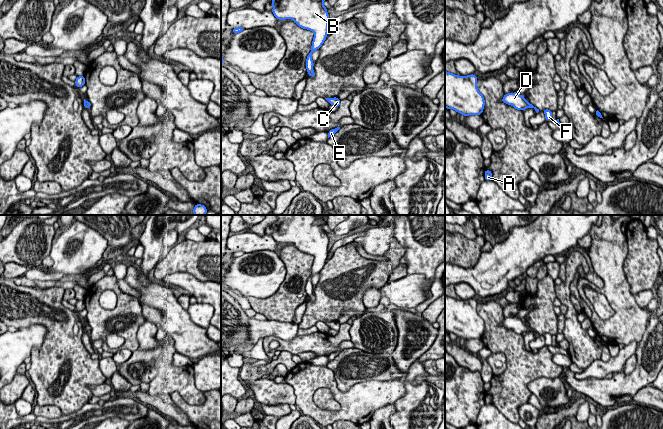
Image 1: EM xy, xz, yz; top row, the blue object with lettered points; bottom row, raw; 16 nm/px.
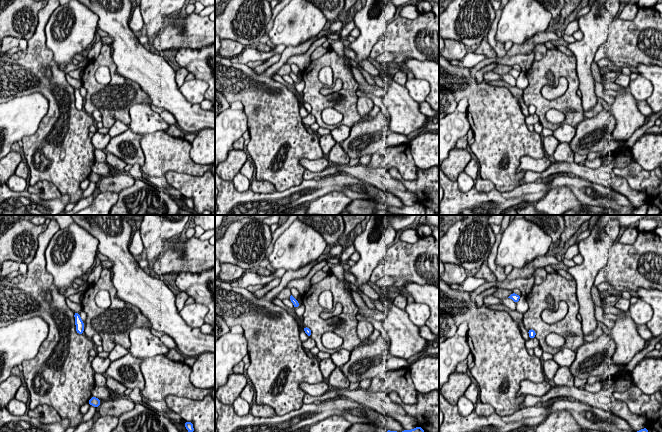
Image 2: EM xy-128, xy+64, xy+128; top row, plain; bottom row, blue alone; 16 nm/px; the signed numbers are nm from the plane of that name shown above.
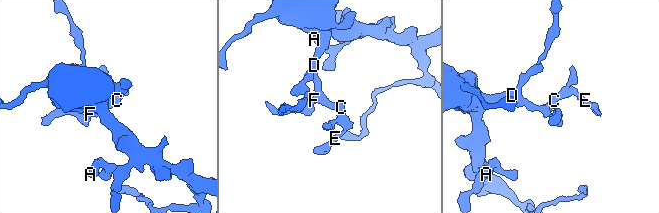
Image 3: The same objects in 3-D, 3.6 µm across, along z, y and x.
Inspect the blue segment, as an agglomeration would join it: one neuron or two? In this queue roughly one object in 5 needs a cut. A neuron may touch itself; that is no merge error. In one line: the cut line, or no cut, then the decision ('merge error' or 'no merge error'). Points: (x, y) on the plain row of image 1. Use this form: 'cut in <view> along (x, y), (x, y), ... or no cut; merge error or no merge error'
no cut; no merge error

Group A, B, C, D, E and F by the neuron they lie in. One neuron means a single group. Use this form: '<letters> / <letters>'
A B C D E F

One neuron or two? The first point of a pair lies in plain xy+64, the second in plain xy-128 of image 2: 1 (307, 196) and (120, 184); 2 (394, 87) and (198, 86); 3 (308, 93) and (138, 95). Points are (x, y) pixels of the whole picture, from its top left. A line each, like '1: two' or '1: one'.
1: one
2: two
3: one

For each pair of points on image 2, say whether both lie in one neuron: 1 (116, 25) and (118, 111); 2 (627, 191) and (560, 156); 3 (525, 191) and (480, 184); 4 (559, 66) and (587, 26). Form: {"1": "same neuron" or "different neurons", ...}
{"1": "different neurons", "2": "different neurons", "3": "different neurons", "4": "different neurons"}

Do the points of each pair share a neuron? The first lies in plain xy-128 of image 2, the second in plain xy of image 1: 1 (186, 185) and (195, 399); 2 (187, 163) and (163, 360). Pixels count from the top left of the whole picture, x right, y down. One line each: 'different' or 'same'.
1: different
2: same

